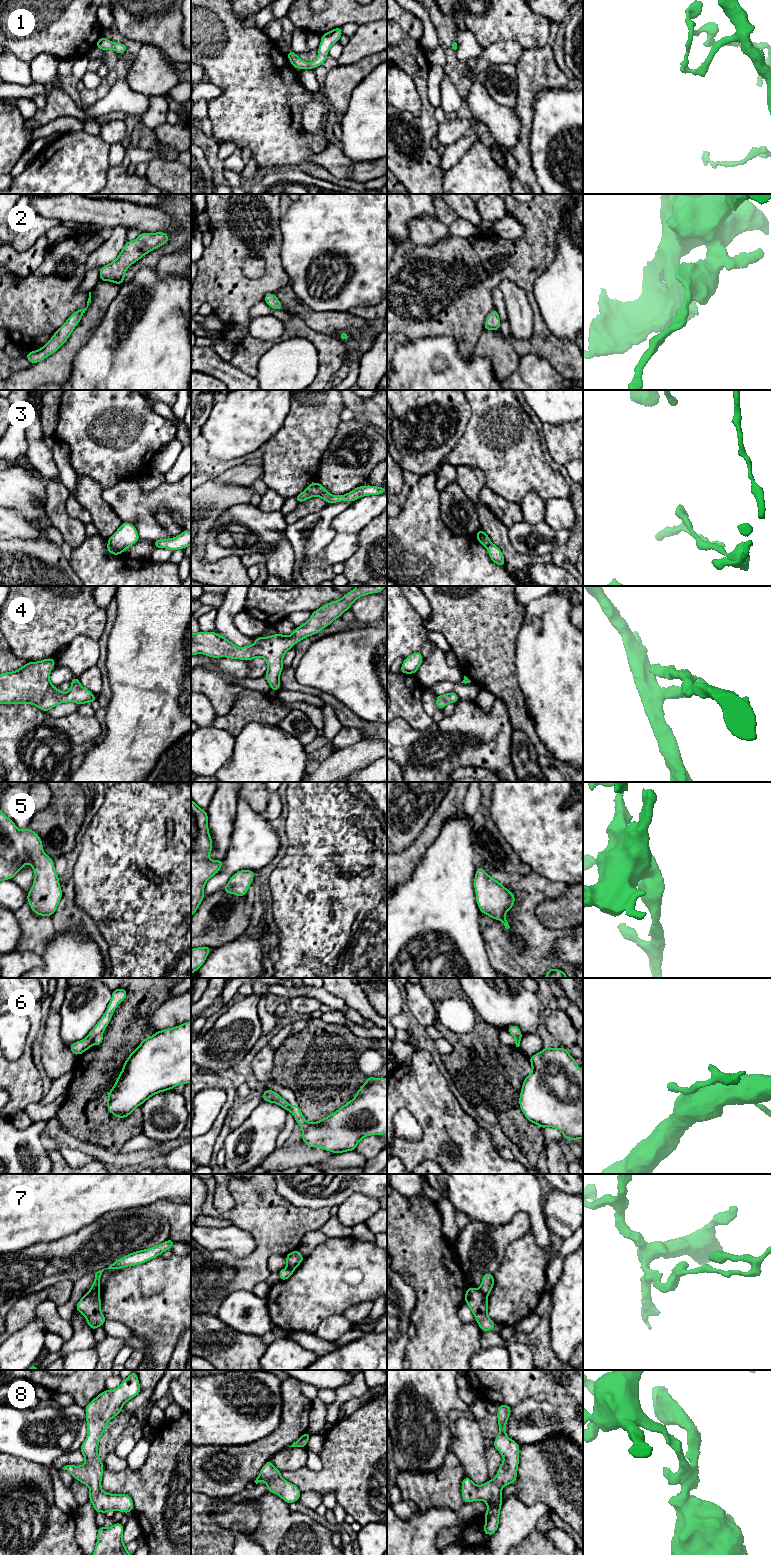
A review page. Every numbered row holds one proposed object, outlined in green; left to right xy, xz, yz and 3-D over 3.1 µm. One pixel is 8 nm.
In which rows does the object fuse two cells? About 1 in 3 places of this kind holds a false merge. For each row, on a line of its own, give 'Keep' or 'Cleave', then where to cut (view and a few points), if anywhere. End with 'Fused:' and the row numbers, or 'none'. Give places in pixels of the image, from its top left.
1: Keep. No split
2: Keep. No split
3: Cleave. Split along xy (108, 543), (122, 552)
4: Keep. No split
5: Keep. No split
6: Cleave. Split along xy (101, 1034), (94, 1039), (92, 1044)
7: Cleave. Split along xy (98, 1289), (87, 1294)
8: Keep. No split
Fused: 3, 6, 7

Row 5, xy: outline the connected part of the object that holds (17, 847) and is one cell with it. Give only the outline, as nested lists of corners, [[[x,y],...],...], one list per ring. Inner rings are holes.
[[[0,810],[0,881],[13,879],[26,863],[31,865],[35,874],[34,883],[27,894],[27,901],[35,914],[52,916],[63,895],[54,861],[44,853],[41,838],[37,833],[29,828],[19,830],[13,820]]]

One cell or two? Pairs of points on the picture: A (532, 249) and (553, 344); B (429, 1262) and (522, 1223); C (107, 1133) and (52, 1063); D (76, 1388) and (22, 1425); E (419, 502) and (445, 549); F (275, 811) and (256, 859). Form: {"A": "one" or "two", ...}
{"A": "one", "B": "two", "C": "two", "D": "two", "E": "one", "F": "two"}

